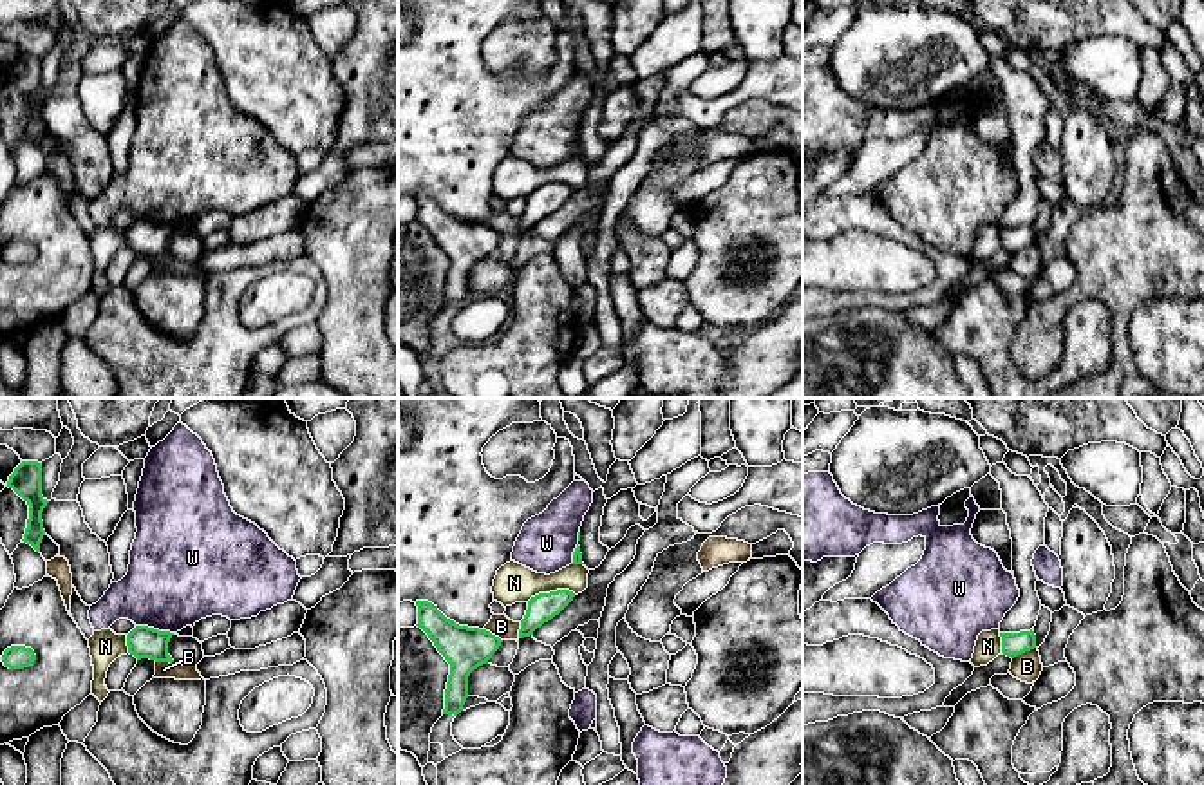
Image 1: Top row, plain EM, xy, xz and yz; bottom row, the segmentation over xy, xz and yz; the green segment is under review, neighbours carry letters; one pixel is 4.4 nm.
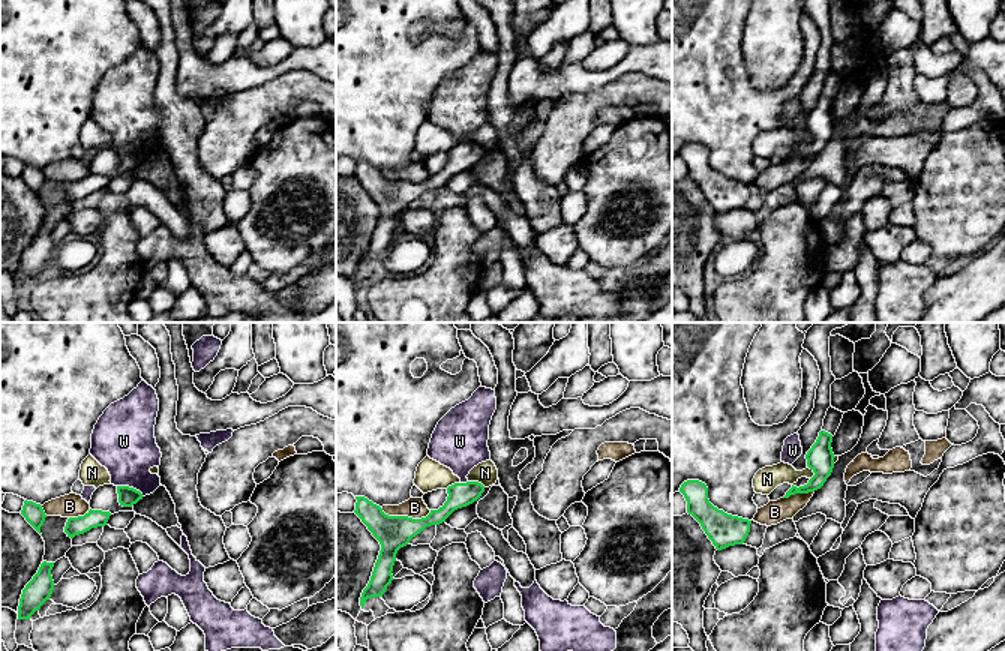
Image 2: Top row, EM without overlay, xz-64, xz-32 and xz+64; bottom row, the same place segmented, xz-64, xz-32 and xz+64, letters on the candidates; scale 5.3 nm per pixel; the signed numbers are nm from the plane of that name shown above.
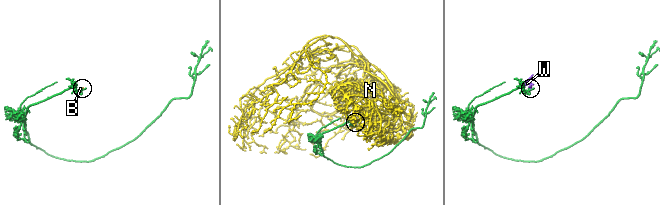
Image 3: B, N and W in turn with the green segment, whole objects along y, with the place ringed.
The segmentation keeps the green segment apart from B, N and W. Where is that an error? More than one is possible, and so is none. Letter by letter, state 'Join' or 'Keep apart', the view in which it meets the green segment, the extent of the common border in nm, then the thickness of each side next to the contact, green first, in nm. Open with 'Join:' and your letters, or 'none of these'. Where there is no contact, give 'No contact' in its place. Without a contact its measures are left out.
Join: none of these
B: Keep apart. Touches green in yz. Shared border 120 nm. Thickness 110 nm (green) against 130 nm
N: Keep apart. Touches green in xz. Shared border 220 nm. Thickness 130 nm (green) against 180 nm
W: Keep apart. Touches green in xy. Shared border 170 nm. Thickness 140 nm (green) against 440 nm

